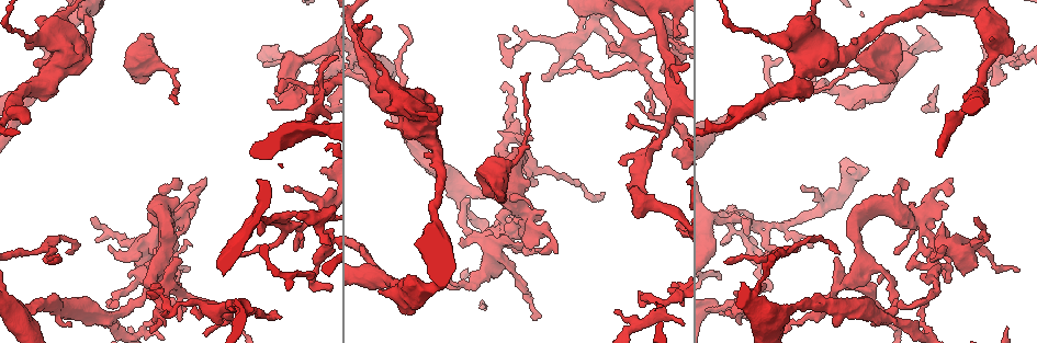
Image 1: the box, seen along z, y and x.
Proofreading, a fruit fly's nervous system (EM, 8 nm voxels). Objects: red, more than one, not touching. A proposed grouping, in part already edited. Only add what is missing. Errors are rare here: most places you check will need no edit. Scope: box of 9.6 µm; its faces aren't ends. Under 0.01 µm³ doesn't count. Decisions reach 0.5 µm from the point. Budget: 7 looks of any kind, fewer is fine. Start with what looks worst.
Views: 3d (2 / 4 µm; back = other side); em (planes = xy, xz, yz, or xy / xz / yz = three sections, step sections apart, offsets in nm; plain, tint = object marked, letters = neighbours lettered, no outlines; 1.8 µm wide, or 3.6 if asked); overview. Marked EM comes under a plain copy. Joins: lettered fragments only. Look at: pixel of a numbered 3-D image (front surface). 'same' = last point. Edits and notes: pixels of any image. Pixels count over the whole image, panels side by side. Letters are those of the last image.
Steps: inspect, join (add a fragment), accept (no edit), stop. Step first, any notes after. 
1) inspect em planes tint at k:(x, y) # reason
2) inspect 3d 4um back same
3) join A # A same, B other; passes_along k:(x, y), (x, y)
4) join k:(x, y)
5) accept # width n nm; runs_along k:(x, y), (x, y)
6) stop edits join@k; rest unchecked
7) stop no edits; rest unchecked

inspect em planes letters at 1:(311, 218) # four arms meet

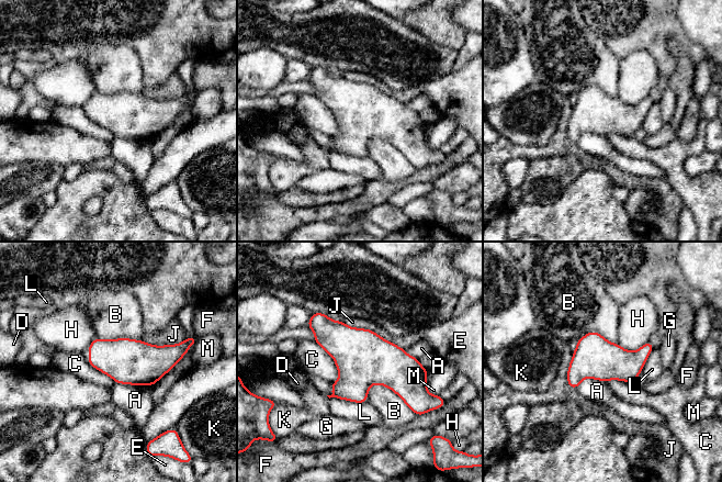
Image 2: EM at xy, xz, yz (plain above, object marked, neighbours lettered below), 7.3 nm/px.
accept # A other, B other, C other, D other, E other, F other, G other, H other, J other, K other, L other, M other; border 2:(313, 340), (333, 358), (337, 381); none of them fits

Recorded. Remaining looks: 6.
inspect 3d 4um back at 1:(664, 66) # sharp bend

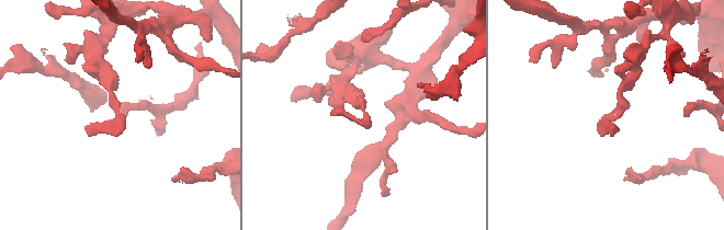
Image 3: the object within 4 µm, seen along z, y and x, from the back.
inspect em planes letters at 3:(606, 124)

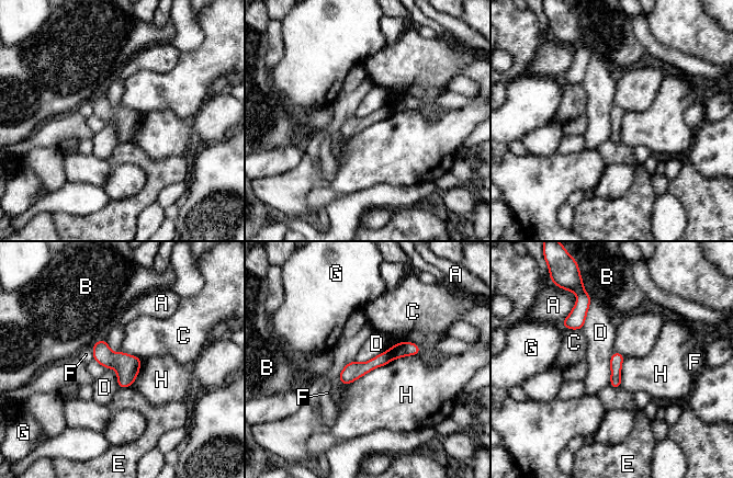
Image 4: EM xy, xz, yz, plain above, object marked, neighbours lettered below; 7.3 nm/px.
accept # A other, B other, C other, D other, E other, F other, G other, H other; border 4:(396, 343), (364, 362), (353, 361); no lettered fragment goes on from it

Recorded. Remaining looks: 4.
inspect 3d 4um at 1:(593, 25) # sharp bend

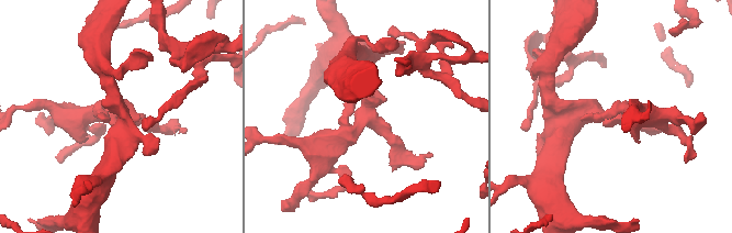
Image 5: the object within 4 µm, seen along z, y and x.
inspect em planes letters at 5:(116, 118) # arms 3; now the EM

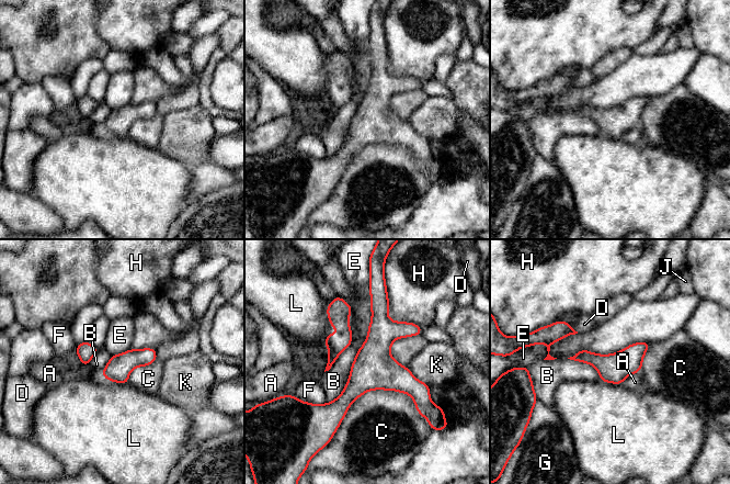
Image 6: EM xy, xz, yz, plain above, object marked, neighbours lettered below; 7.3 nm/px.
accept # A other, B other, C other, D other, E other, F other, G other, H other, J other, K other, L other; border 6:(649, 341), (568, 358); none of them fits

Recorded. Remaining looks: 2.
stop no edits; rest unchecked

